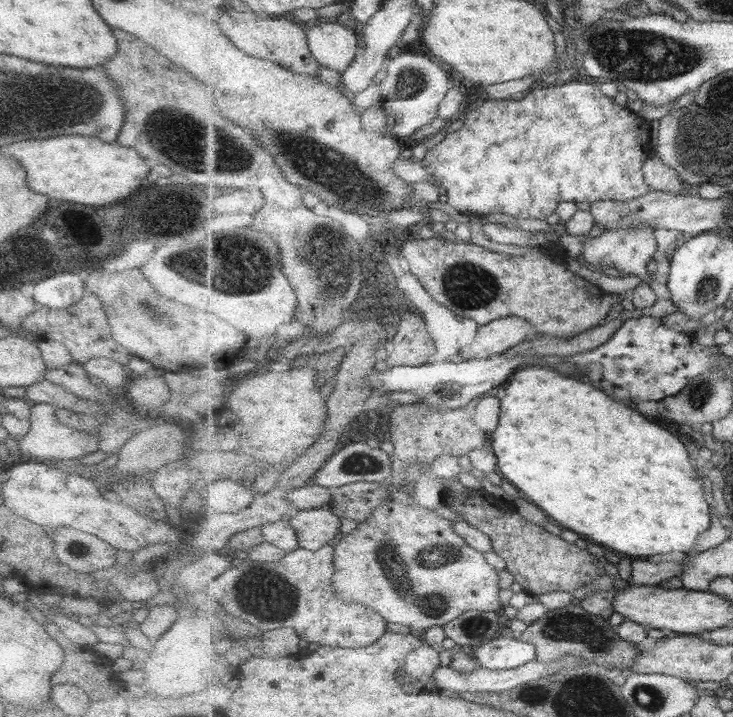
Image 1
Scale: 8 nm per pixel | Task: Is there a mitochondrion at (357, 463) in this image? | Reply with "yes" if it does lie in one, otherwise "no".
yes

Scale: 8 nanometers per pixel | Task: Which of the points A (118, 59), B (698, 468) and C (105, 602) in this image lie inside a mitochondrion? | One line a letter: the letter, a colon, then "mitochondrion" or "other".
A: other
B: other
C: other

